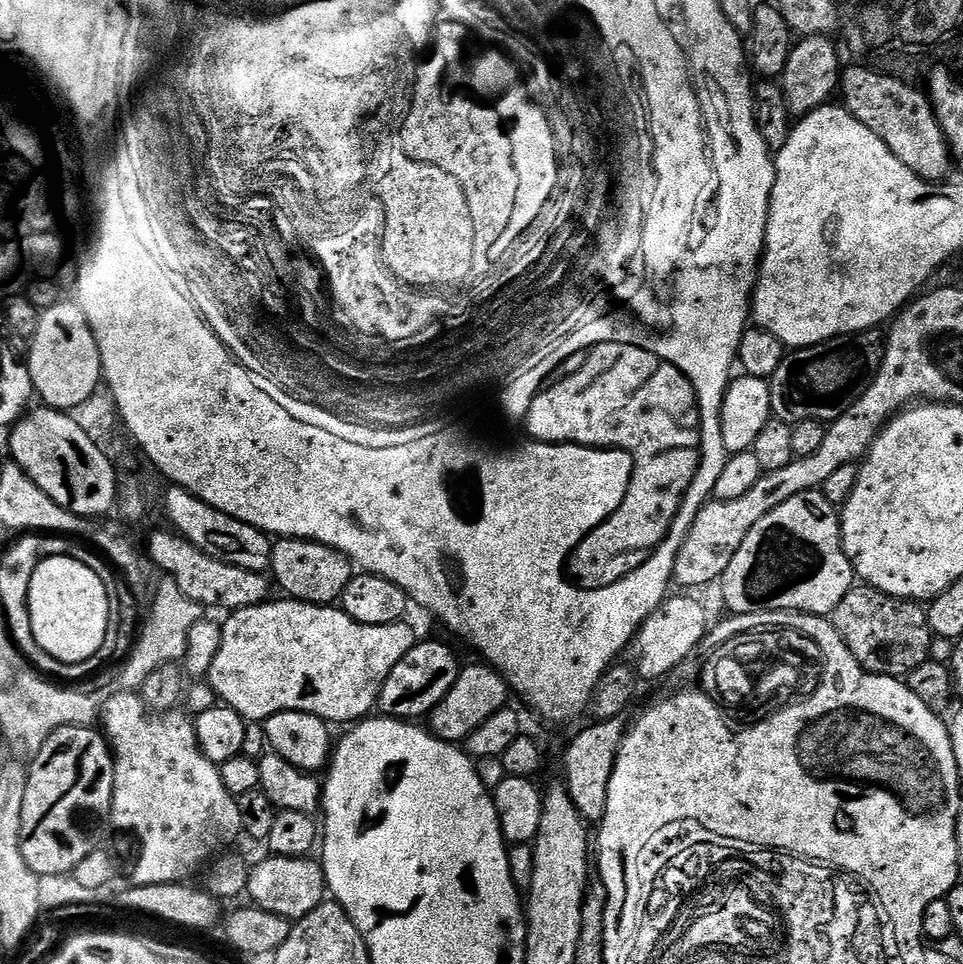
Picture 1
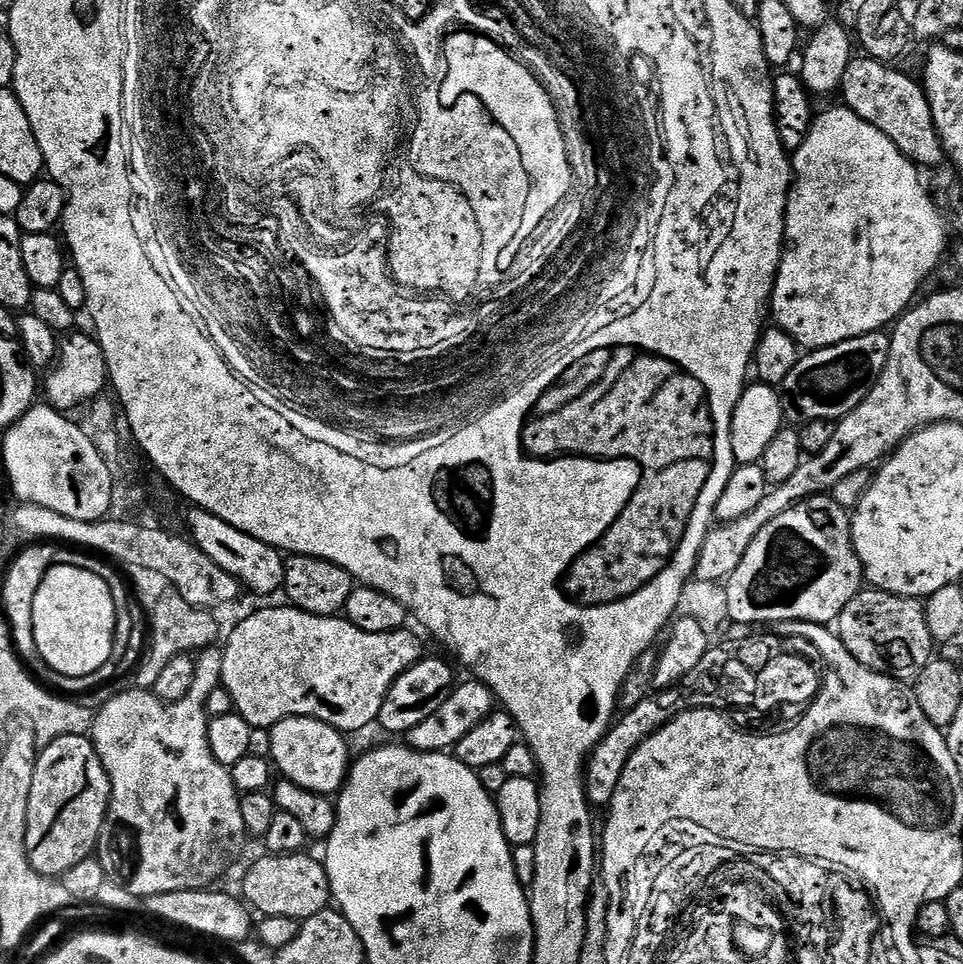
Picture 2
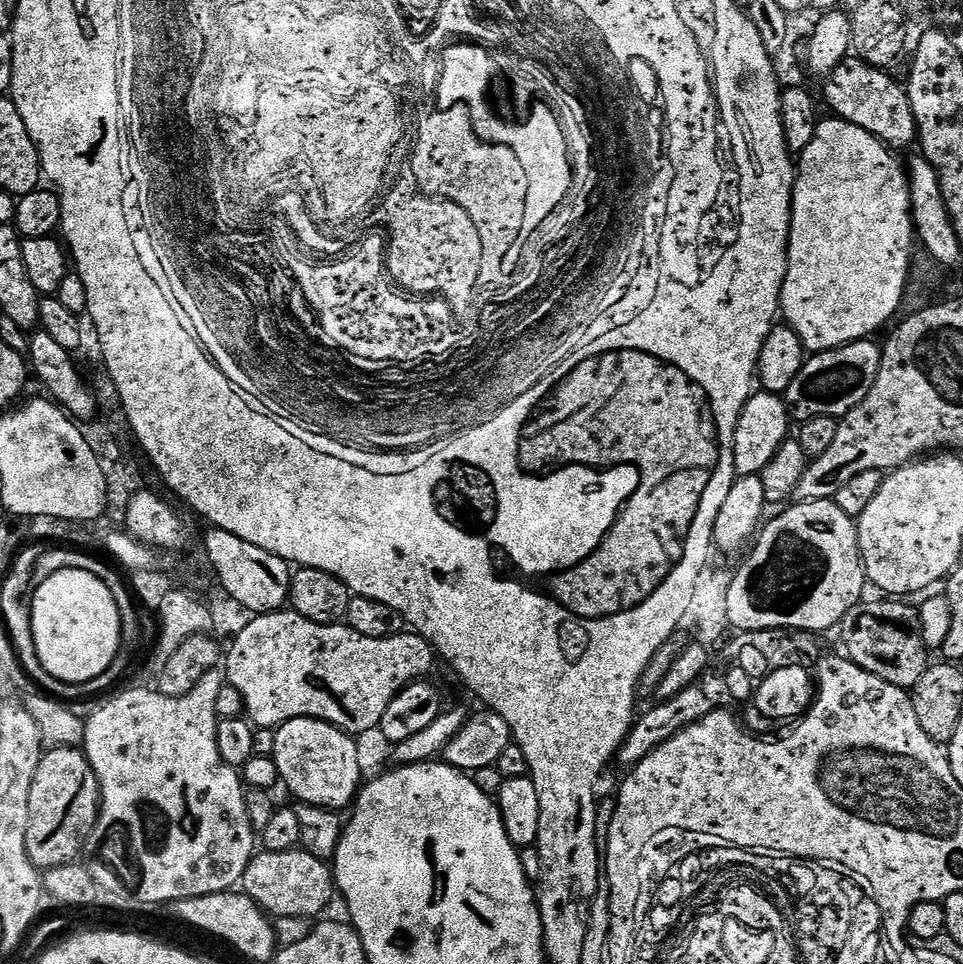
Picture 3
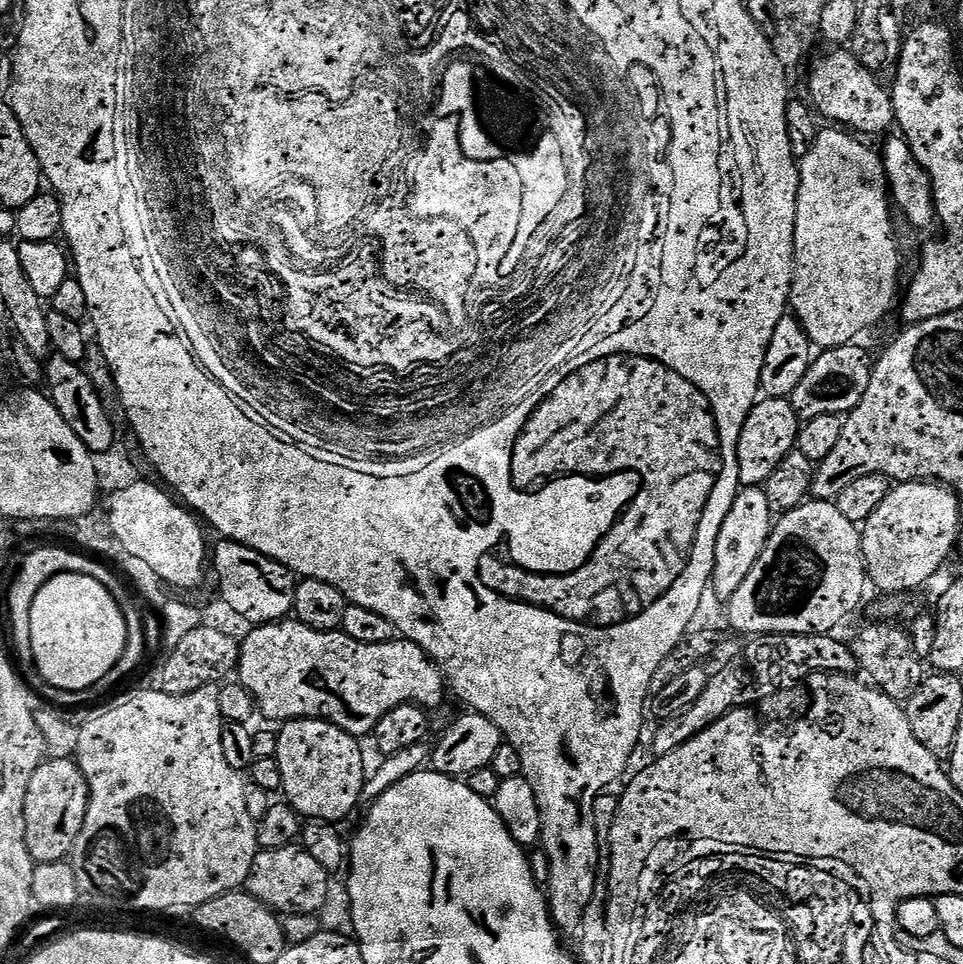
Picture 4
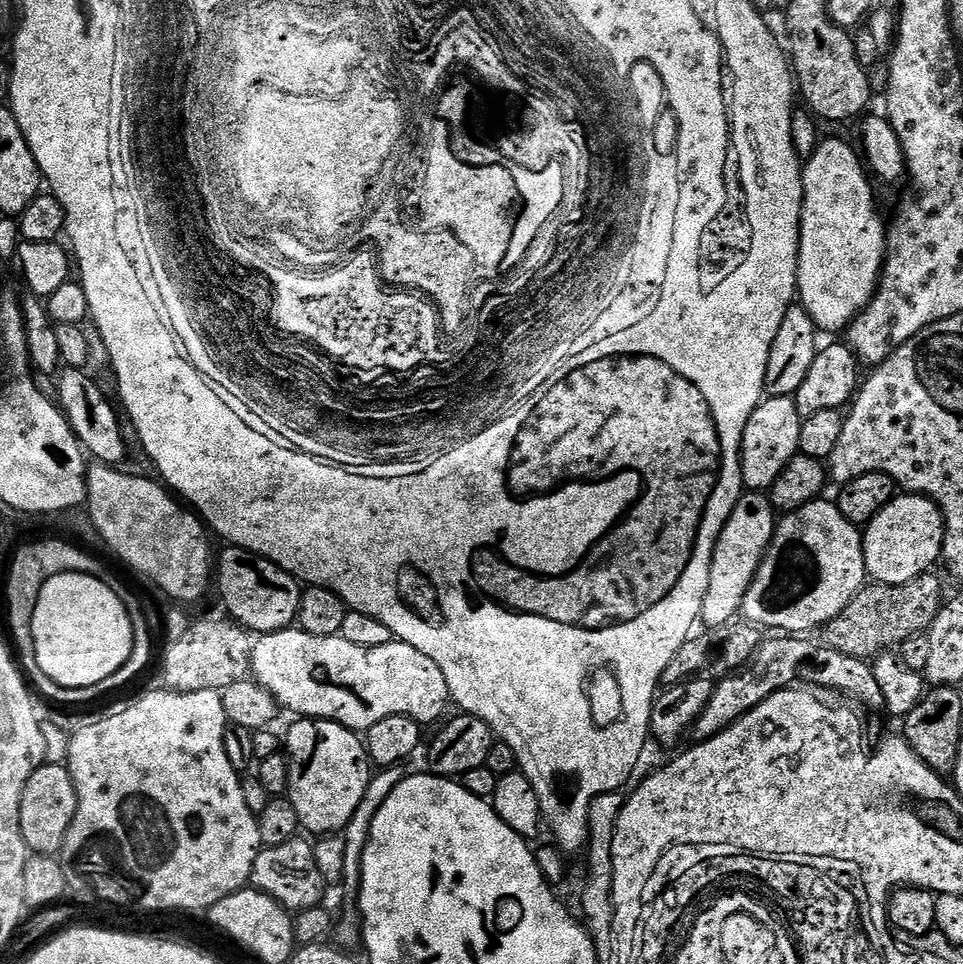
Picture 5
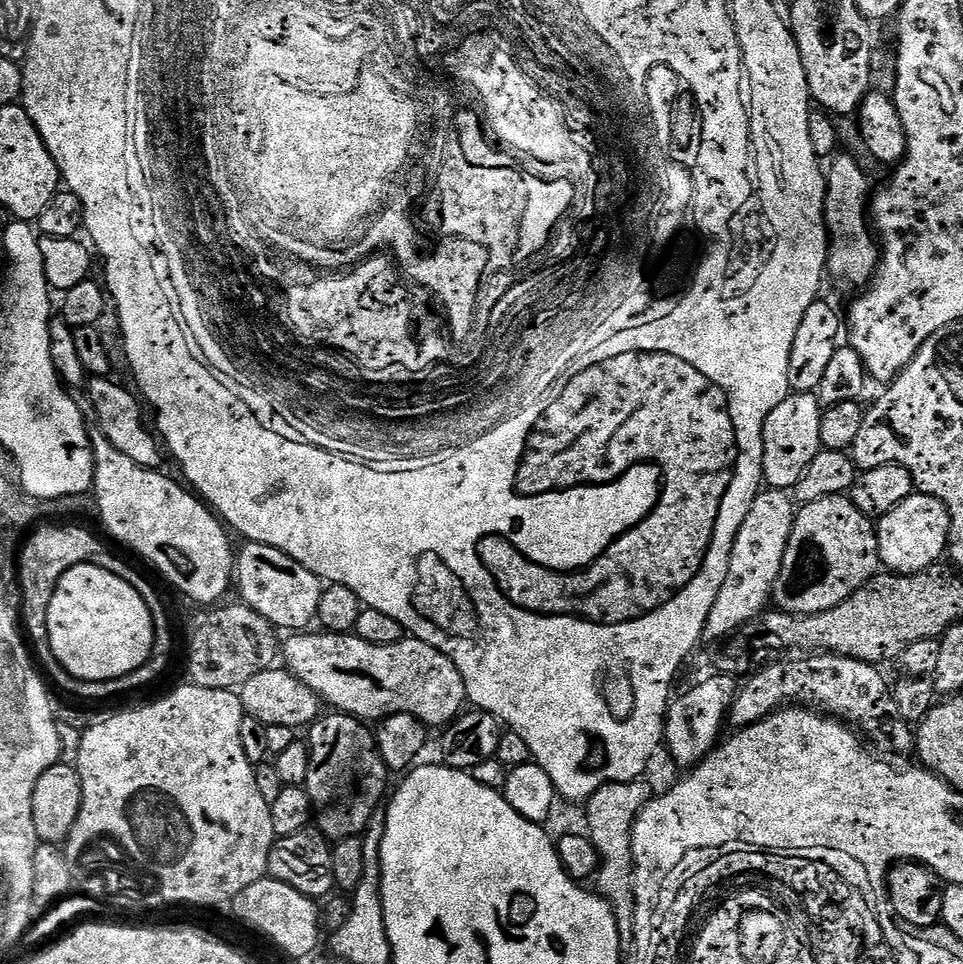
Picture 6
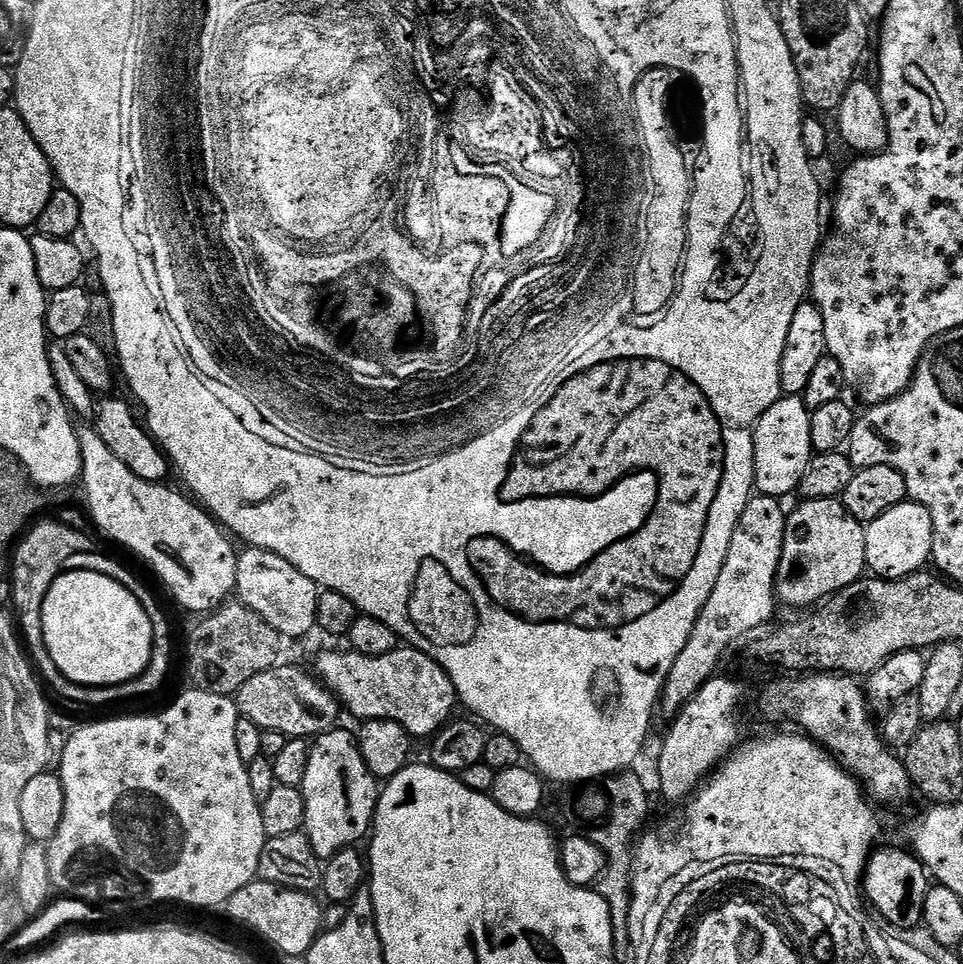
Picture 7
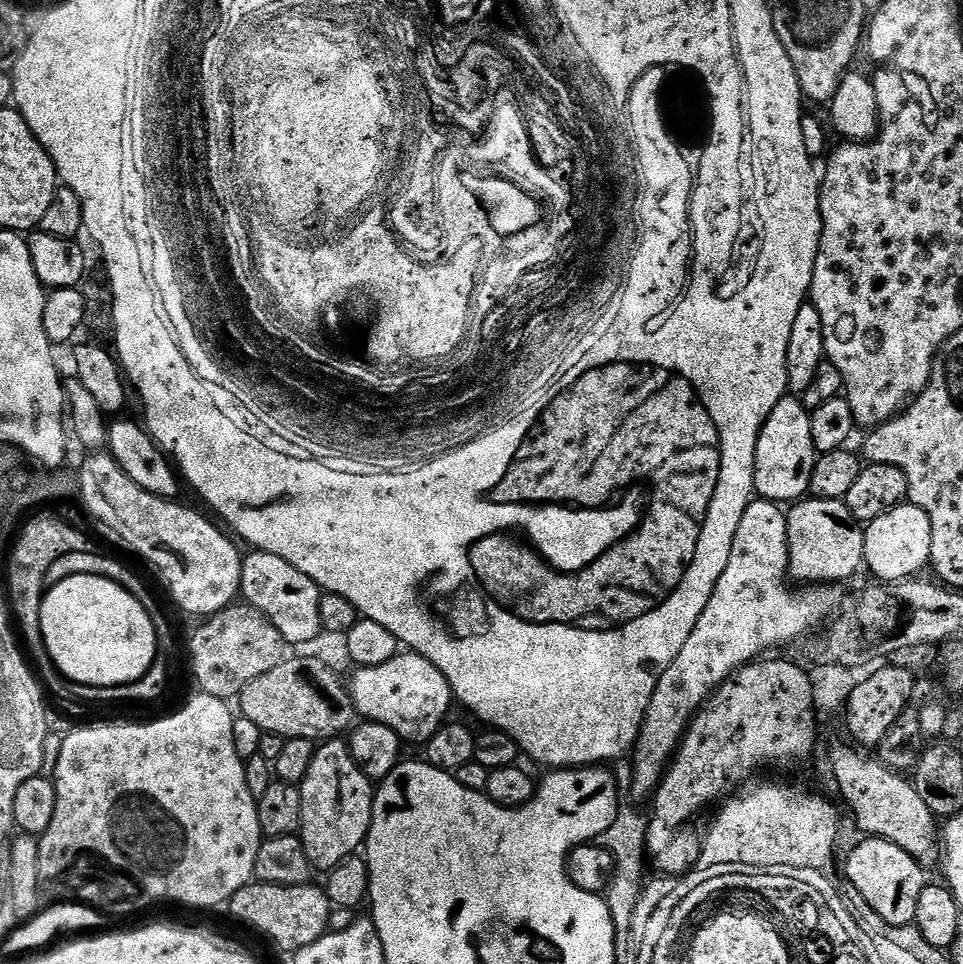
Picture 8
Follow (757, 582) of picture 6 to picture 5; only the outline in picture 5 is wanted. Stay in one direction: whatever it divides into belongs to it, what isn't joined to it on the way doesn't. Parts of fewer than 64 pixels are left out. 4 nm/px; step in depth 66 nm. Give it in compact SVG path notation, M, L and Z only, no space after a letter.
M748 490L740 497L732 516L726 522L716 543L710 568L710 586L704 599L702 620L708 628L720 628L737 619L744 606L744 595L748 592L756 571L764 560L764 553L772 543L776 532L778 513L772 501L763 491Z

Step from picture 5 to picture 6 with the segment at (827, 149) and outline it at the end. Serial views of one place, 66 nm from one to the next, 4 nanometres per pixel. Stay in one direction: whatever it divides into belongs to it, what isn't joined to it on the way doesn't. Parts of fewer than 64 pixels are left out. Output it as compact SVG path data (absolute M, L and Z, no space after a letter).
M840 156L829 166L828 172L826 168L826 195L822 203L822 220L830 237L826 248L826 268L828 272L832 271L834 279L859 286L871 281L878 263L878 244L866 219L864 187L867 184L859 162L852 156Z

